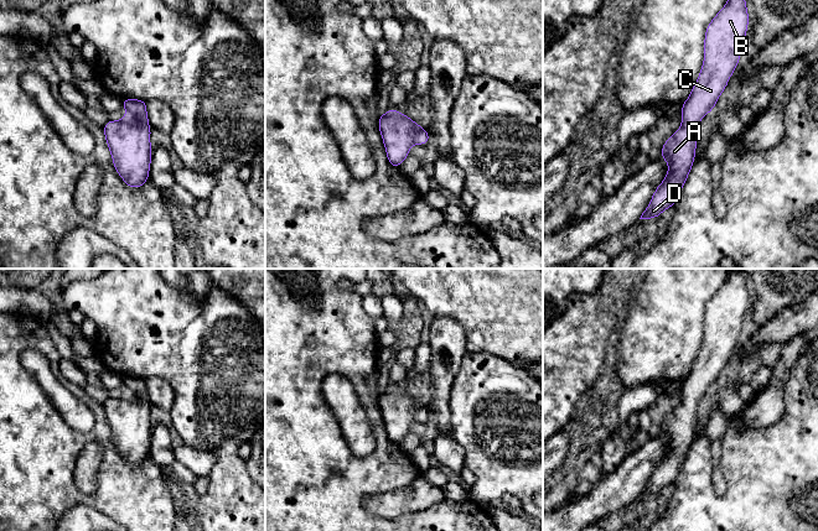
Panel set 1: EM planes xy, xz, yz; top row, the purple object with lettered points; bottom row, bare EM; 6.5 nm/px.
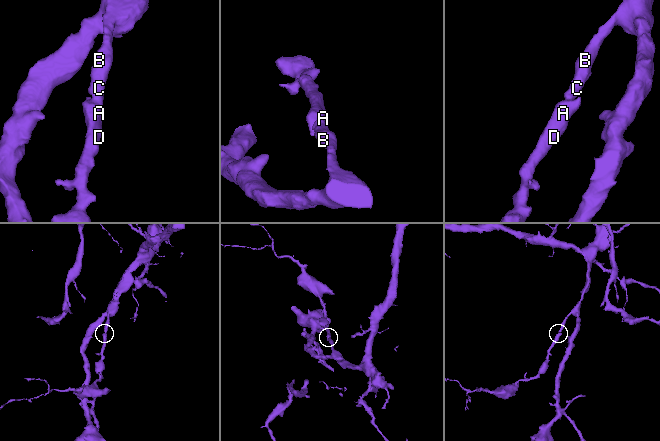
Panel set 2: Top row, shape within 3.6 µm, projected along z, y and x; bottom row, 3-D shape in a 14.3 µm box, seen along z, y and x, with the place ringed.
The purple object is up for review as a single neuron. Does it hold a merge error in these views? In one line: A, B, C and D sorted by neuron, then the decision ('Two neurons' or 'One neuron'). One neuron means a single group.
Groups: A B C D. One neuron

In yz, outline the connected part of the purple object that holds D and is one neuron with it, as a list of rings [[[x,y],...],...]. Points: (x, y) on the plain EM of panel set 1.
[[[736,269],[730,271],[725,283],[715,292],[705,307],[704,339],[689,375],[682,380],[682,404],[662,423],[661,436],[668,439],[668,449],[662,460],[656,465],[648,484],[640,496],[657,495],[663,488],[675,481],[695,437],[695,407],[698,401],[708,390],[711,390],[736,347],[742,330],[747,303],[749,288],[744,270]]]

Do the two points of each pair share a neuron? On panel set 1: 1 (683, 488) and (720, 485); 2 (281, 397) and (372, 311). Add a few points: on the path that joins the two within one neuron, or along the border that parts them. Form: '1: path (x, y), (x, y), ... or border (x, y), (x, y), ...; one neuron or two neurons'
1: border (719, 457), (725, 483), (721, 494); two neurons
2: border (362, 296), (362, 308), (373, 319); two neurons

